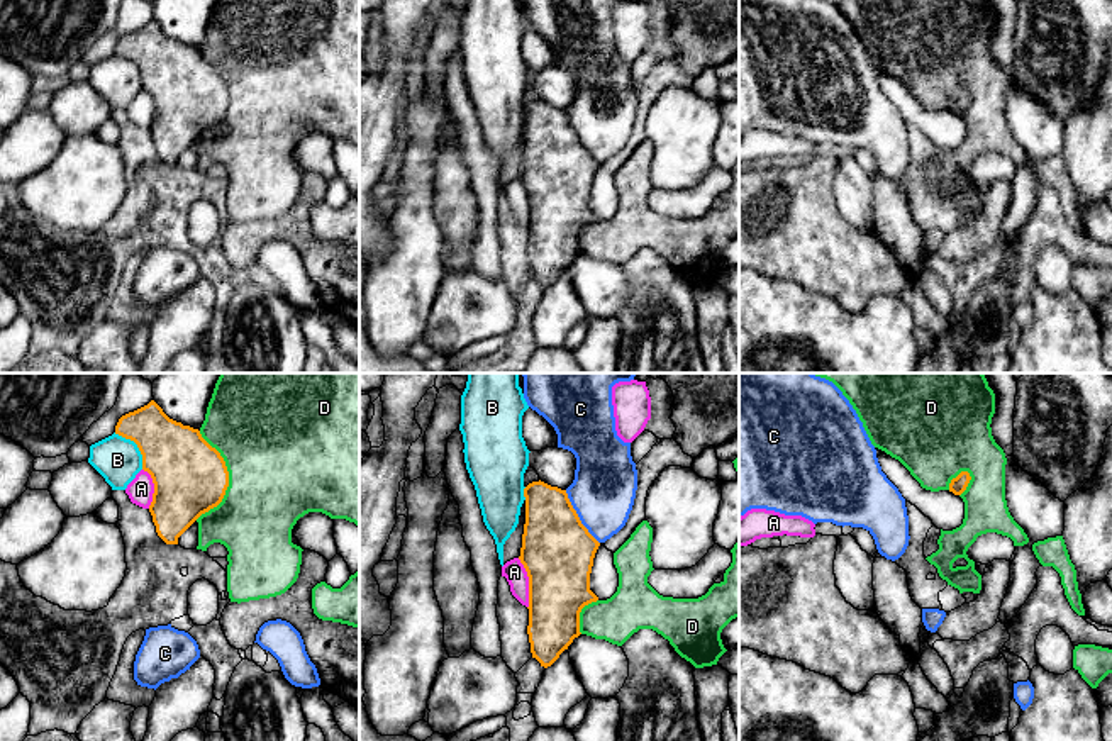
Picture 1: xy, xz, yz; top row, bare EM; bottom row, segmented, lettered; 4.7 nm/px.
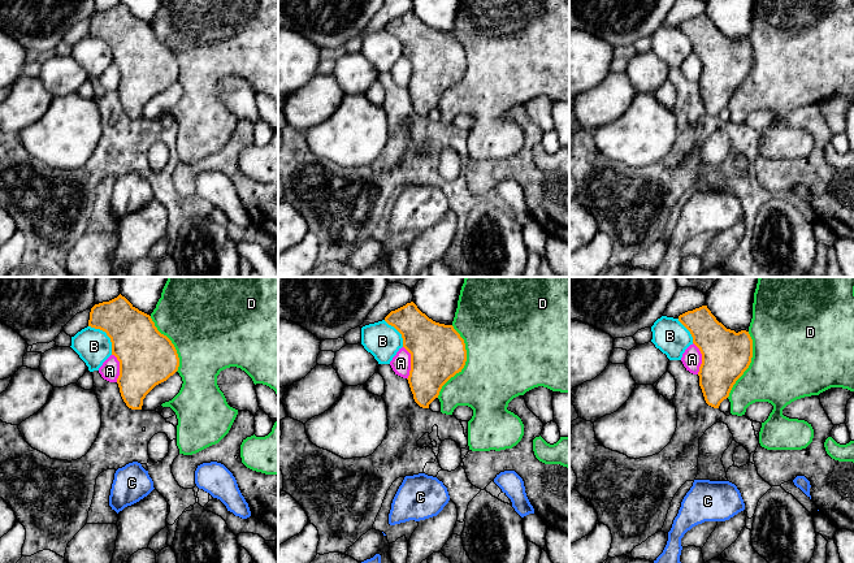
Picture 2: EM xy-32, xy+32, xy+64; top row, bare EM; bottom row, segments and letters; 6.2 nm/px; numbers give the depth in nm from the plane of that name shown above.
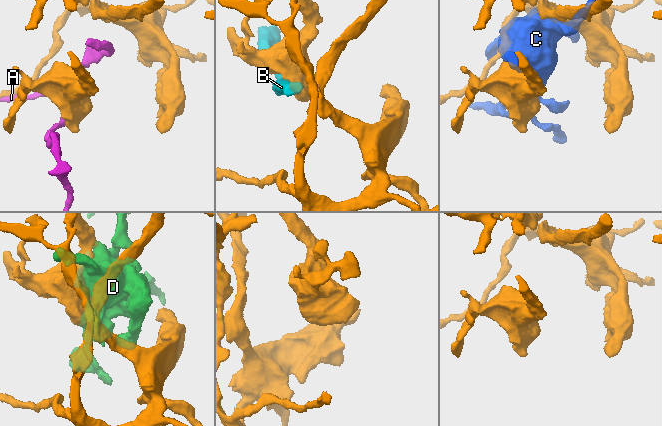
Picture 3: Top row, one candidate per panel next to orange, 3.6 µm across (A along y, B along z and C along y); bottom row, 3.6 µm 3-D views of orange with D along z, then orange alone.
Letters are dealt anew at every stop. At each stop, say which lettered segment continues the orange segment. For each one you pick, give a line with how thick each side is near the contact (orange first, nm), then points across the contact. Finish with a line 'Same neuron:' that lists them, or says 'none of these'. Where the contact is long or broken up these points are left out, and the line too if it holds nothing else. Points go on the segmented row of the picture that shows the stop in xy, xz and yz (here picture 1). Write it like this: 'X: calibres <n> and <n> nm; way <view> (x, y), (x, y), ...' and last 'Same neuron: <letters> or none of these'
D: calibres 360 and 480 nm
Same neuron: D

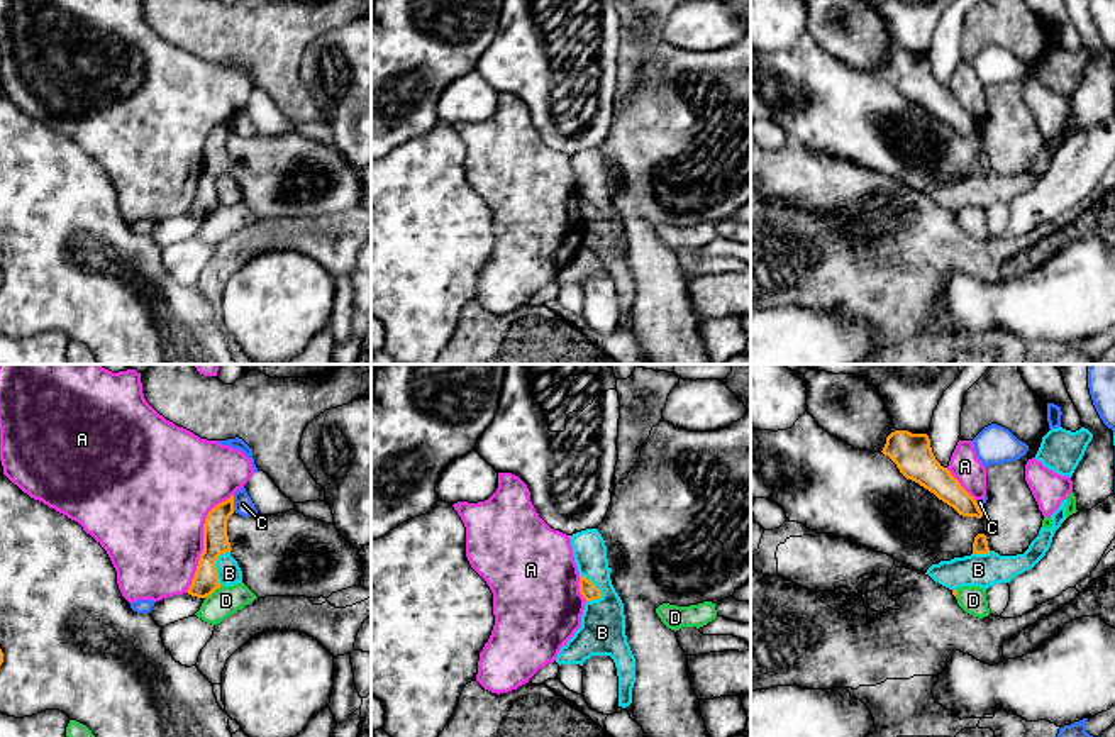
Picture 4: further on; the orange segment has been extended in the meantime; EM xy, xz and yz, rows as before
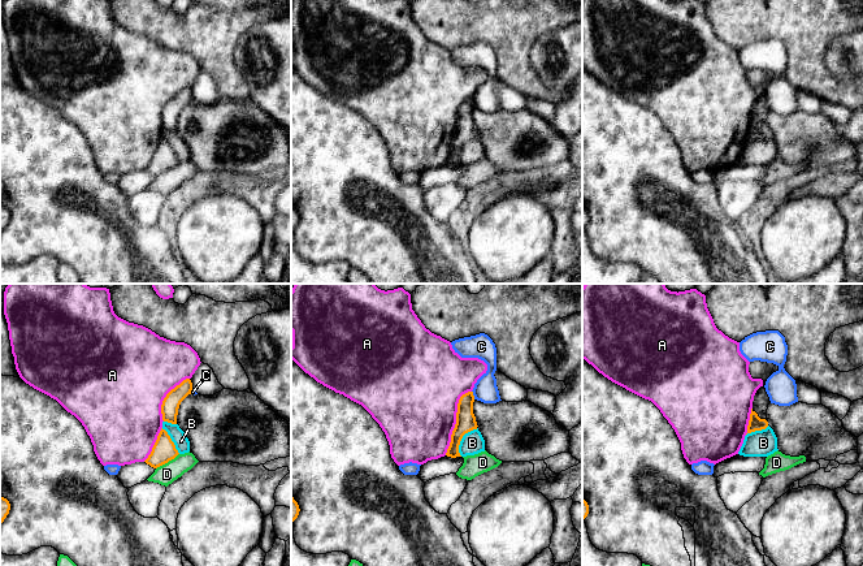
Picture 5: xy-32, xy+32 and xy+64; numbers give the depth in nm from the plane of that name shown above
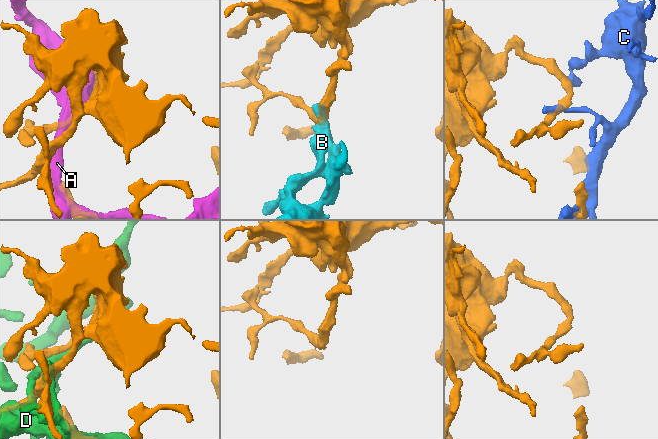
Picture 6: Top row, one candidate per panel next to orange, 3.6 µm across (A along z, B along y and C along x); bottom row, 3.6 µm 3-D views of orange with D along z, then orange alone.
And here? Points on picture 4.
Same neuron: none of these

